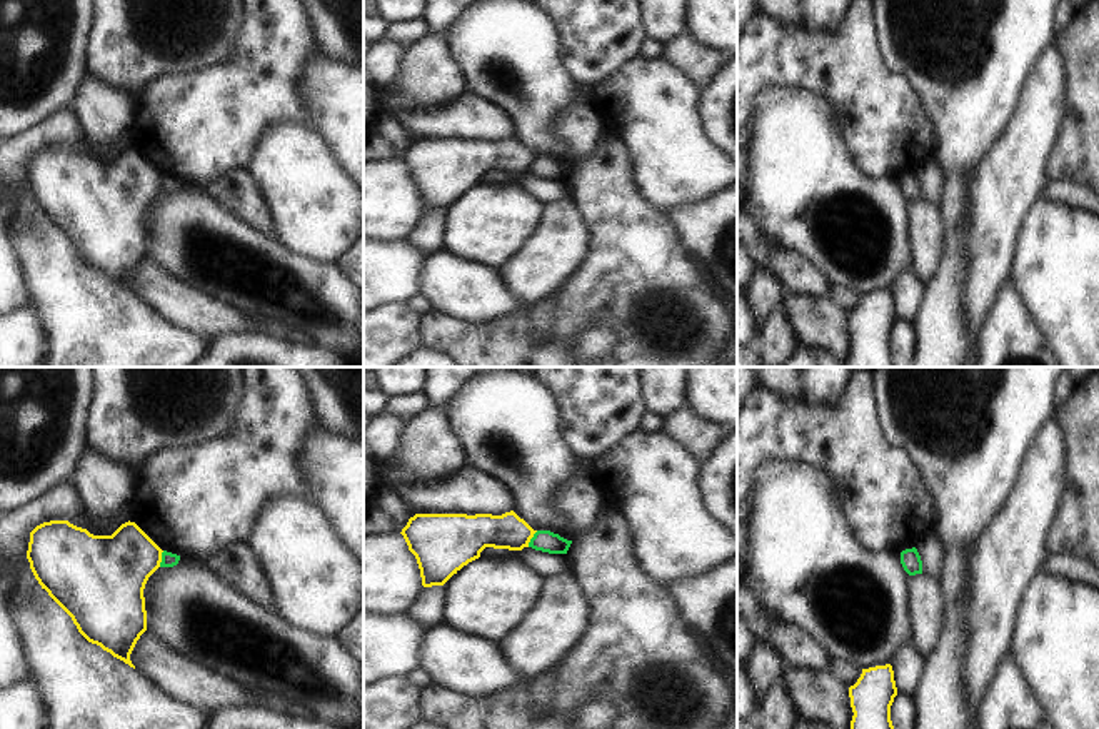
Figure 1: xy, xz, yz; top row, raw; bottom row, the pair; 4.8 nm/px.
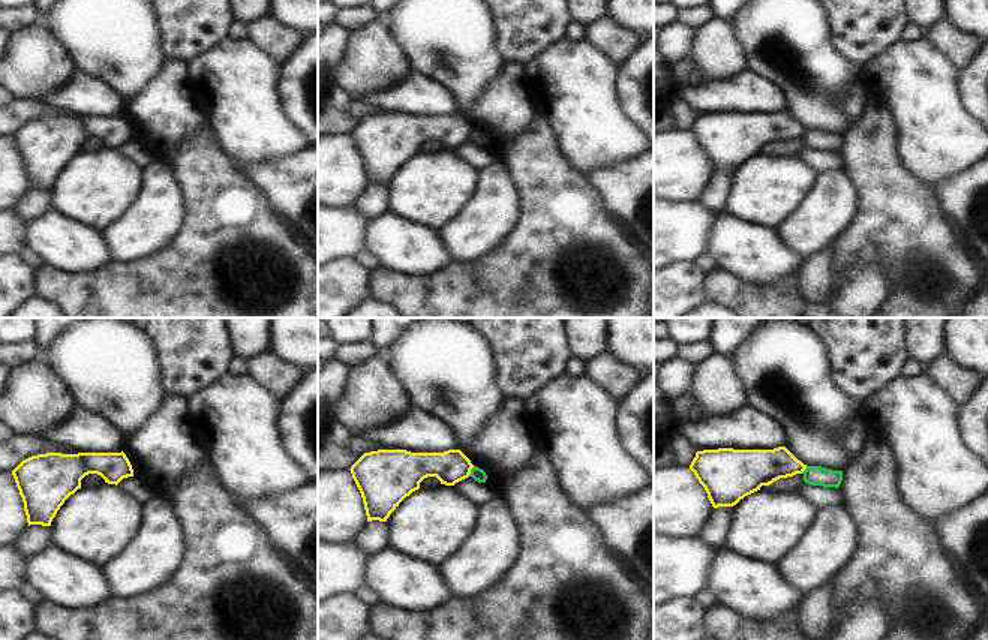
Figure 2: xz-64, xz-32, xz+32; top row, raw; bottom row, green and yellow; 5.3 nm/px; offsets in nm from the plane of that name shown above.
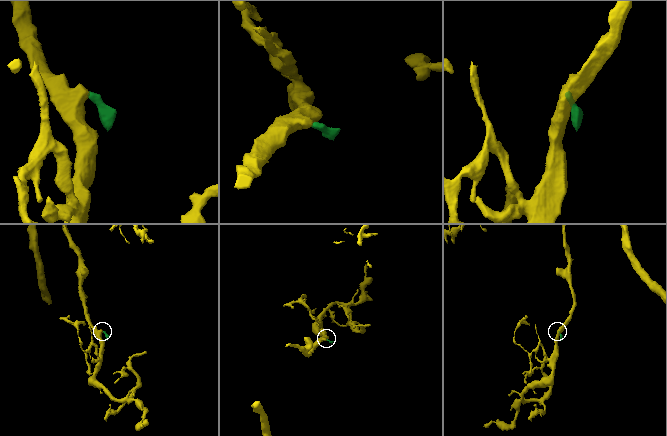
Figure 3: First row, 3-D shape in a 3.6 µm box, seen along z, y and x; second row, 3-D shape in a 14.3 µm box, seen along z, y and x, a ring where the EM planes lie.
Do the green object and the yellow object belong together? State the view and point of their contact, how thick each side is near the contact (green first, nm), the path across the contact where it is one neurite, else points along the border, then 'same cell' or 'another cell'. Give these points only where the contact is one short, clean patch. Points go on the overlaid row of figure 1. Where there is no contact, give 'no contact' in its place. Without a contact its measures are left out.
xy (162, 559) | 70/340 nm | along xy (164, 551), (159, 566) | another cell

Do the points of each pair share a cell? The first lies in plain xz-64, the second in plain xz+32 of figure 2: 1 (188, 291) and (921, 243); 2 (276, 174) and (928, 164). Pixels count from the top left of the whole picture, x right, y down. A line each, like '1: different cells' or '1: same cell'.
1: same cell
2: different cells

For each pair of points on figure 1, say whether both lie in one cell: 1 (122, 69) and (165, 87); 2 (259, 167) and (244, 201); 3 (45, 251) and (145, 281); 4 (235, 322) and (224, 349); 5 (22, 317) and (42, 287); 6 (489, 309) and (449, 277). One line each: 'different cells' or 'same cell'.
1: different cells
2: different cells
3: different cells
4: different cells
5: different cells
6: same cell

